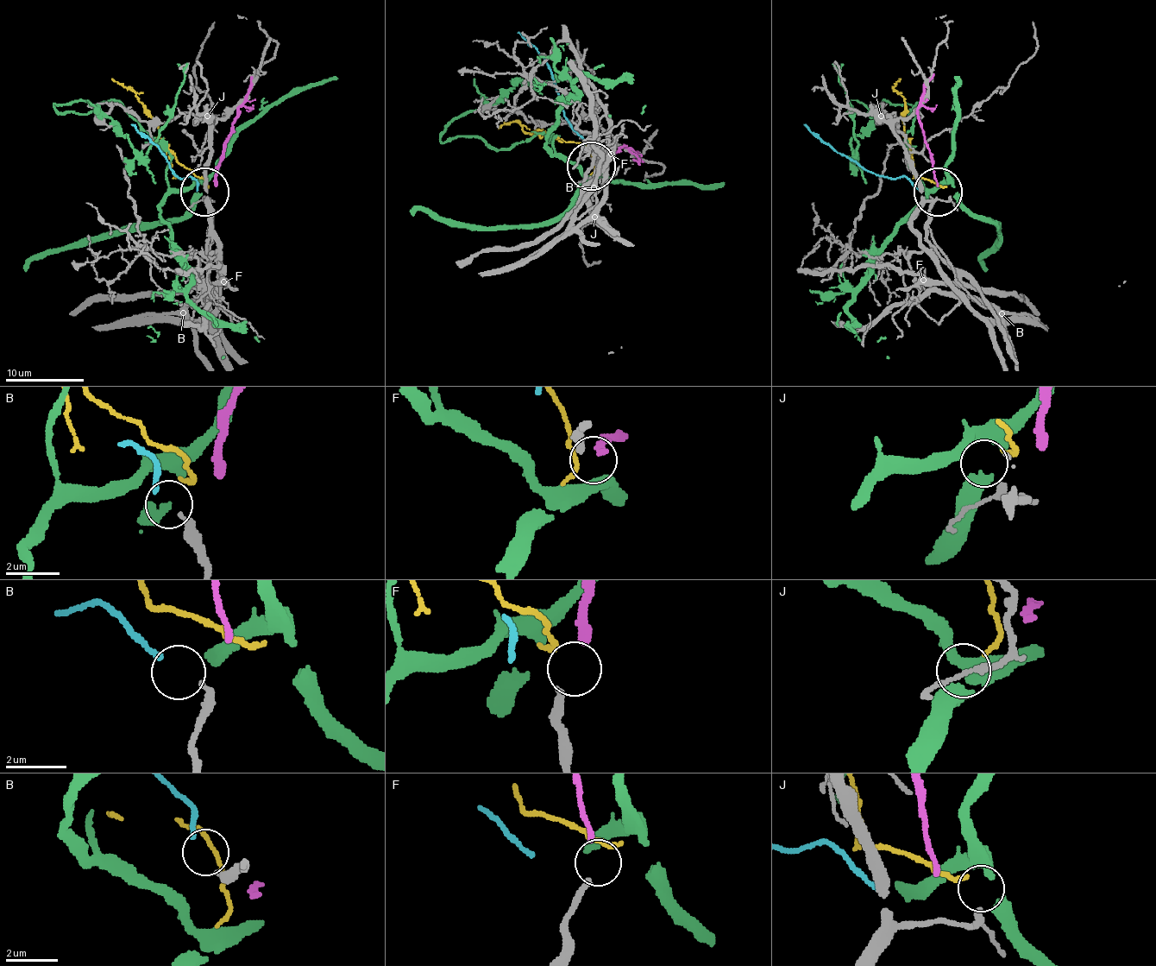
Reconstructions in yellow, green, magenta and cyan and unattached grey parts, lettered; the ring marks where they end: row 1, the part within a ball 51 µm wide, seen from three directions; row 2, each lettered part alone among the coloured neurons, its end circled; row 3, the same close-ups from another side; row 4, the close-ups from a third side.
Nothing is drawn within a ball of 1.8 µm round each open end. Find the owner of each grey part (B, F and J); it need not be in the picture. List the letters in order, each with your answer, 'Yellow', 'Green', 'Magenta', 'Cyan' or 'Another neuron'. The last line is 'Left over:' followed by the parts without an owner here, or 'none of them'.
B: Cyan
F: Magenta
J: Another neuron
Left over: J

